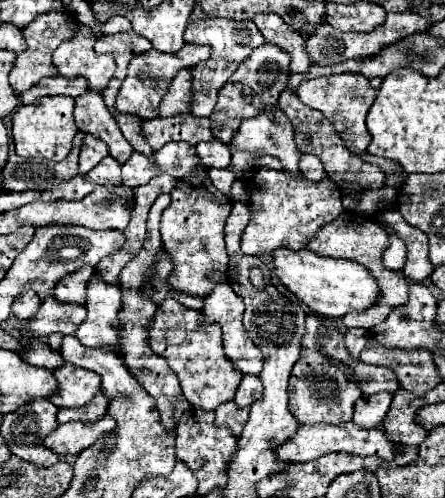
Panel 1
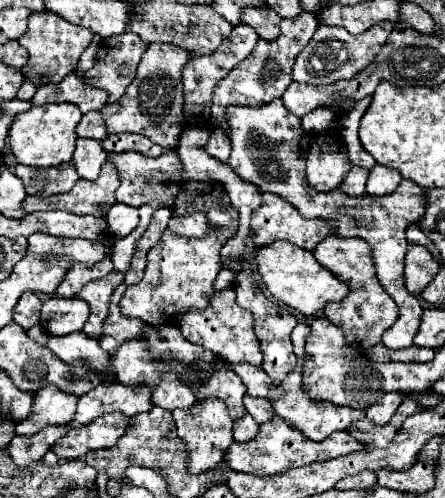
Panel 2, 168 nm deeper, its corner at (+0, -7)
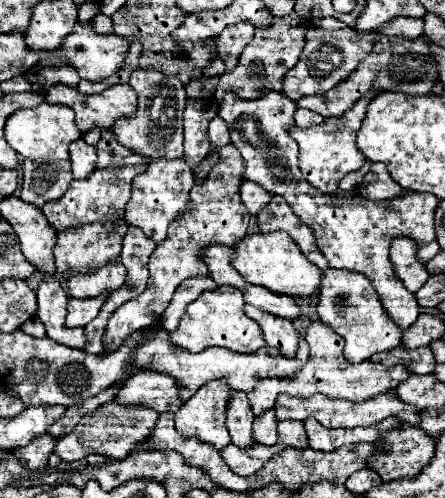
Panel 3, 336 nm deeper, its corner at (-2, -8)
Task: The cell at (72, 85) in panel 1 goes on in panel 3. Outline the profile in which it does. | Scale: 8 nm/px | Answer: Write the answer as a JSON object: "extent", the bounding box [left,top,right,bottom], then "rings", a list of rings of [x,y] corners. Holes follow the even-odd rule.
{"extent":[45,84,137,132],"rings":[[[55,84],[45,92],[45,102],[63,104],[75,110],[75,122],[81,132],[91,126],[111,128],[111,124],[121,116],[131,116],[137,108],[137,96],[129,84],[113,86],[101,94],[81,94],[77,88]]]}

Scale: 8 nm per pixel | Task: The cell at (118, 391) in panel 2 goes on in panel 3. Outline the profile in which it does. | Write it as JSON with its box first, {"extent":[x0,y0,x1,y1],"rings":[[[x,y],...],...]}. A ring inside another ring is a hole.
{"extent":[113,372,183,412],"rings":[[[139,372],[119,386],[113,402],[123,406],[143,406],[155,412],[177,412],[183,404],[177,396],[179,384],[159,372]]]}

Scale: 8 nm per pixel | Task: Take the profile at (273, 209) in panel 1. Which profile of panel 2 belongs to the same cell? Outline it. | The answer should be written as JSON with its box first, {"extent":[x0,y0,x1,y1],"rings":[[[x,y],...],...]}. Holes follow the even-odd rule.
{"extent":[251,193,333,251],"rings":[[[263,193],[263,205],[251,217],[251,239],[253,239],[255,247],[269,245],[277,239],[283,239],[283,241],[295,243],[307,251],[315,251],[315,247],[331,231],[333,231],[333,227],[329,227],[329,223],[323,223],[323,219],[303,219],[291,203],[287,203],[285,199],[281,199],[279,195],[273,195],[273,193]]]}

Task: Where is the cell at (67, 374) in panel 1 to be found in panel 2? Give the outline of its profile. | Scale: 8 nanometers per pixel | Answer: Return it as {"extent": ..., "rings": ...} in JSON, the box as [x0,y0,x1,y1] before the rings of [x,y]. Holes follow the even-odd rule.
{"extent":[15,387,77,435],"rings":[[[43,387],[33,397],[33,409],[27,419],[21,419],[15,427],[17,435],[35,435],[47,425],[67,425],[73,421],[77,409],[77,397],[65,395],[55,387]]]}

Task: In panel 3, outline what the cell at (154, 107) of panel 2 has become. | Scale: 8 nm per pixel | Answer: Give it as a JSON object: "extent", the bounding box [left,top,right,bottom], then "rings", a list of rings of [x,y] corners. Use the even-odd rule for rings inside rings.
{"extent":[111,68,187,158],"rings":[[[137,68],[131,72],[129,86],[137,92],[137,110],[111,126],[119,144],[149,158],[183,158],[183,110],[187,96],[181,80],[159,68]]]}

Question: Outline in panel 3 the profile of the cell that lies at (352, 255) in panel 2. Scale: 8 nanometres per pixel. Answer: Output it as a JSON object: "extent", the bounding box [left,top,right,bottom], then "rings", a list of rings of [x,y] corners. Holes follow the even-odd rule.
{"extent":[317,270,403,362],"rings":[[[325,270],[323,272],[323,284],[319,290],[319,304],[317,312],[321,322],[329,324],[337,334],[345,340],[345,358],[351,362],[369,360],[373,354],[391,350],[401,344],[403,330],[383,312],[383,304],[371,284],[365,276],[359,276],[359,272],[347,272],[347,270]]]}

